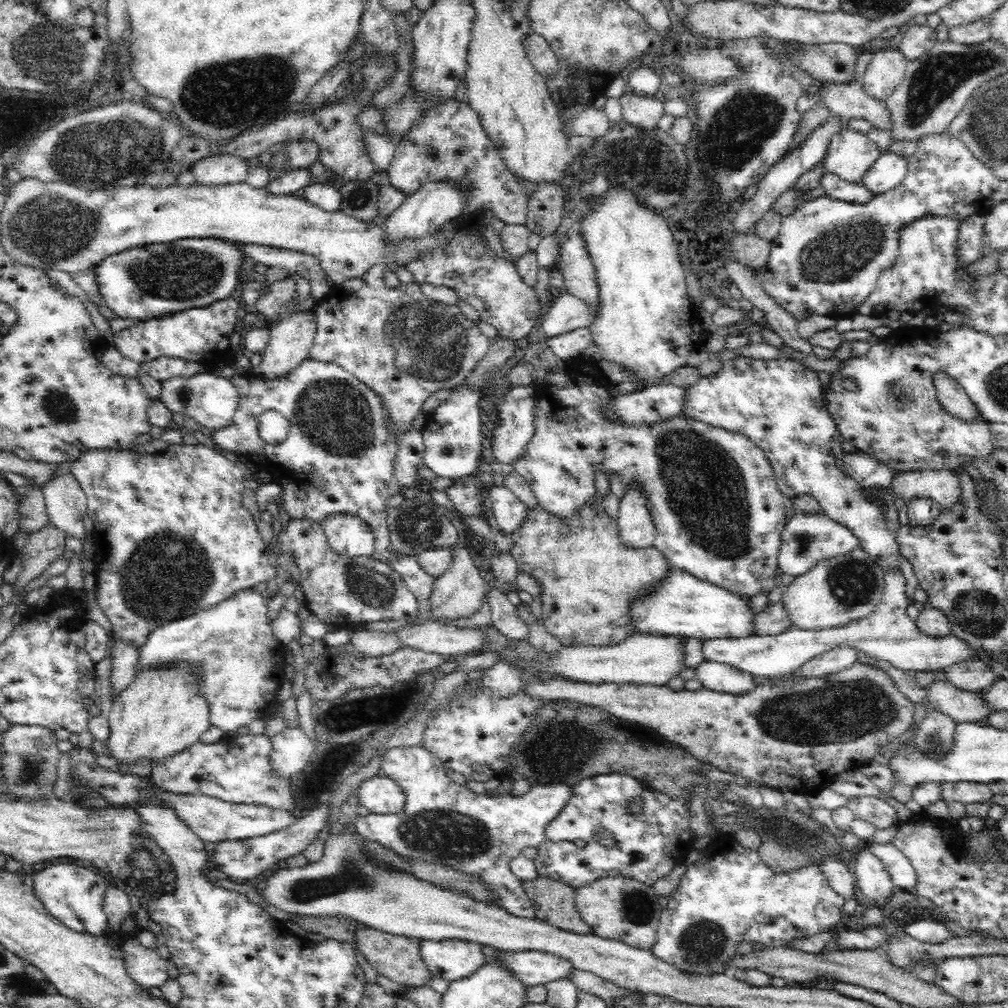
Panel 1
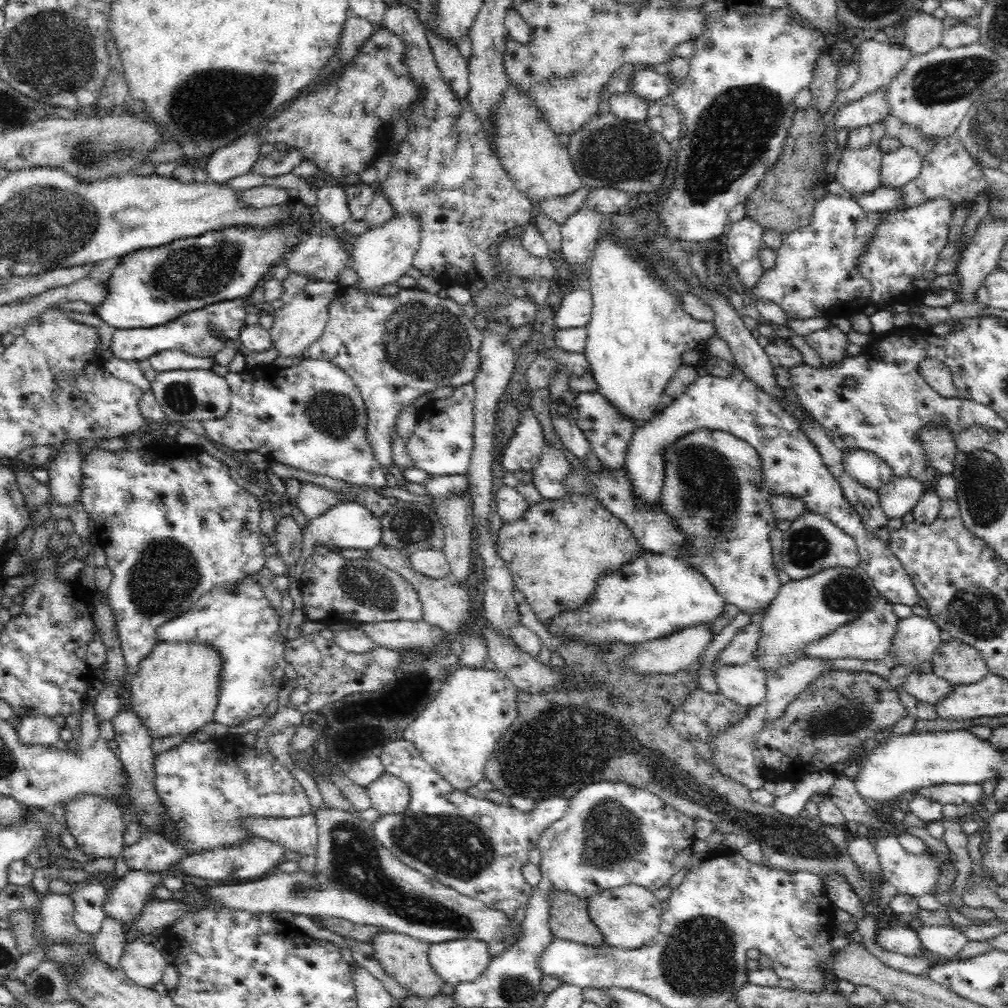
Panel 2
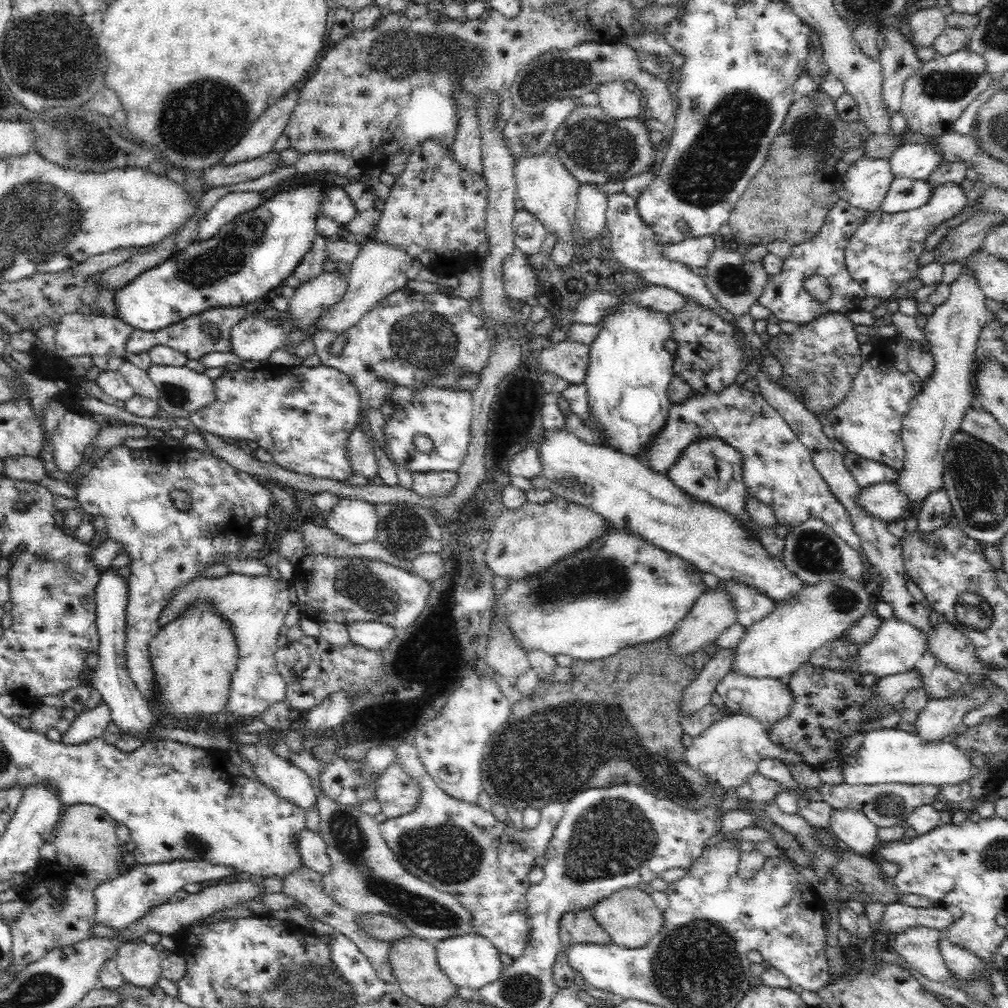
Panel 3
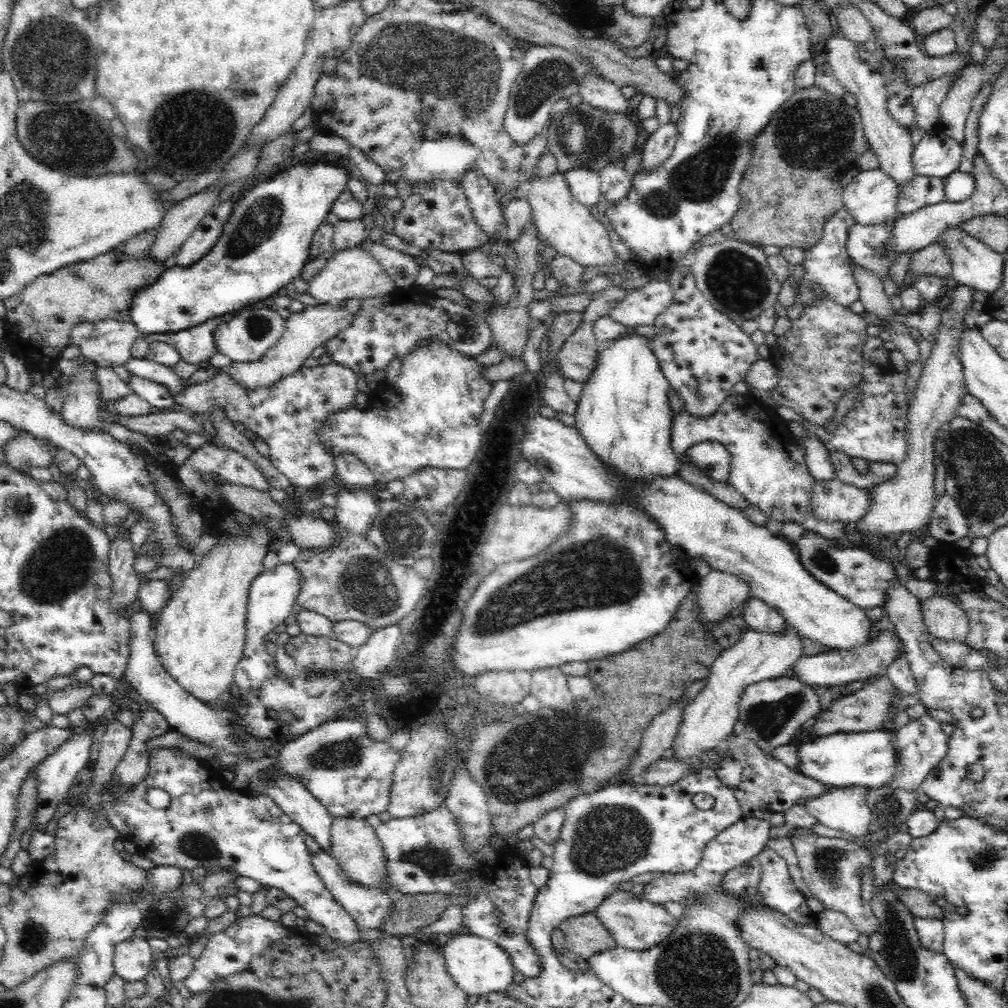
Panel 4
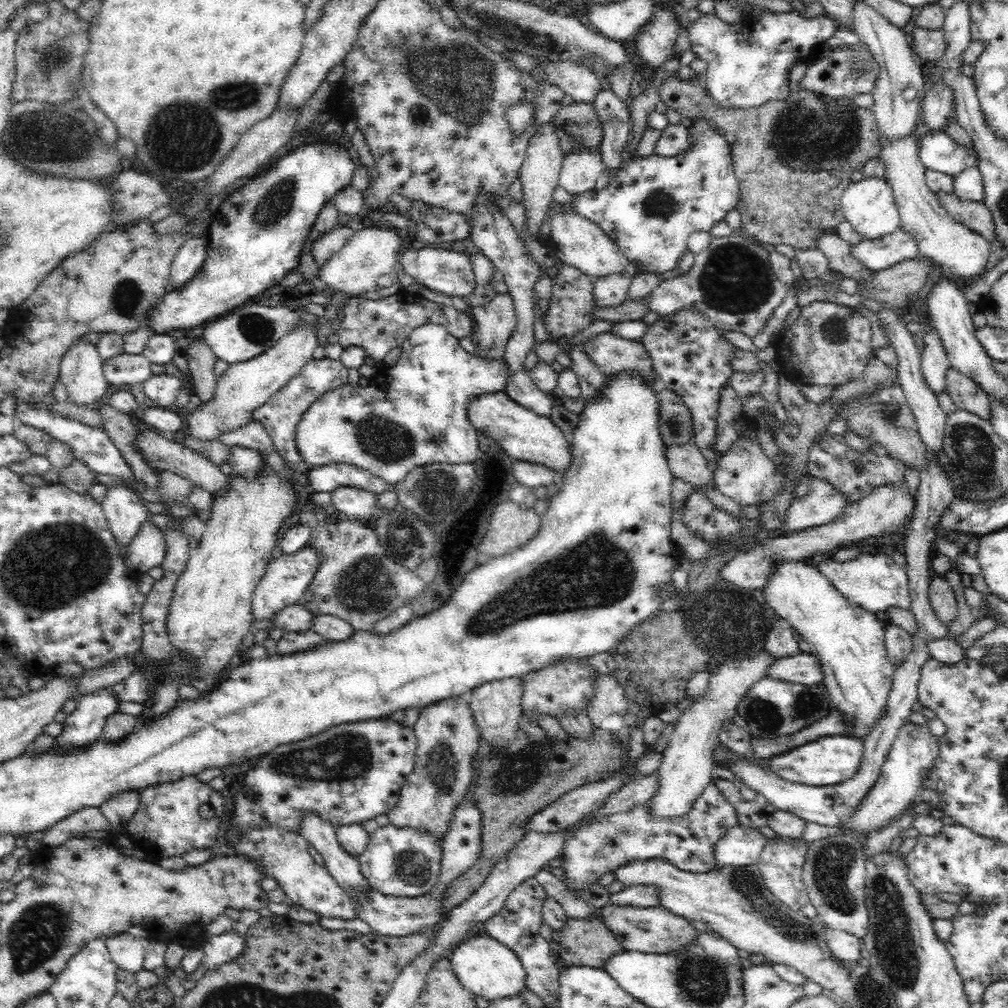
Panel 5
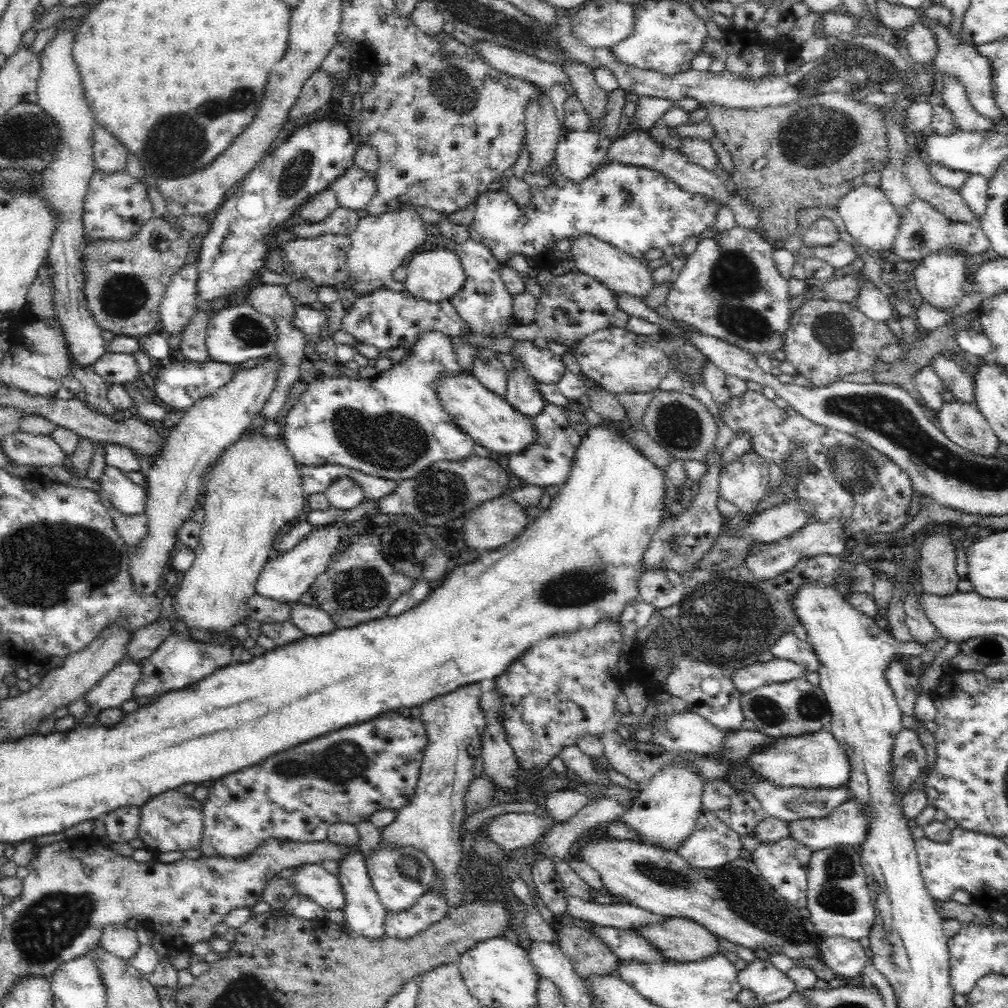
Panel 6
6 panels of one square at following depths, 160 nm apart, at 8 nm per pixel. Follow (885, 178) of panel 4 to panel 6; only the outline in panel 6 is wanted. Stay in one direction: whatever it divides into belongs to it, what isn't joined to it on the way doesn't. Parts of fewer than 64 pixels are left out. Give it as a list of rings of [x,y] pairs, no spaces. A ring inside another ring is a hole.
[[[863,183],[861,186],[852,187],[838,203],[836,214],[839,218],[842,219],[843,223],[846,226],[848,233],[853,236],[853,238],[858,241],[860,244],[864,244],[867,248],[880,250],[888,250],[892,248],[892,244],[895,241],[896,235],[899,231],[900,226],[900,214],[896,211],[894,203],[886,196],[883,189],[876,187],[875,185],[869,185]]]

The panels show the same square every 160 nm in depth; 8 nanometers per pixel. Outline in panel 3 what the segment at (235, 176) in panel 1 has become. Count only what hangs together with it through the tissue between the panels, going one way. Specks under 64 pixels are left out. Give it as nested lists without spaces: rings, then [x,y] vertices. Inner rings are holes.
[[[296,85],[276,104],[268,107],[268,110],[256,120],[256,124],[253,124],[240,138],[238,144],[220,157],[217,165],[228,167],[232,164],[240,164],[274,150],[273,145],[284,132],[283,128],[295,105],[298,90],[300,87]]]

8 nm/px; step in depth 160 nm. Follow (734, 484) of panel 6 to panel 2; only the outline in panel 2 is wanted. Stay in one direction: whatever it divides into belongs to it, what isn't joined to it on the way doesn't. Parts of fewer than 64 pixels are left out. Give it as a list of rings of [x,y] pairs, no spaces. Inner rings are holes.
[[[734,366],[732,374],[728,378],[718,378],[701,372],[697,380],[690,384],[684,392],[681,392],[680,396],[674,398],[668,407],[665,407],[659,415],[645,422],[636,430],[628,443],[626,460],[624,462],[625,476],[628,479],[628,485],[630,485],[633,504],[637,508],[643,508],[643,510],[648,510],[649,512],[652,512],[656,504],[659,504],[660,491],[662,484],[664,484],[664,465],[661,457],[662,448],[673,443],[677,438],[692,433],[699,428],[729,432],[736,436],[736,438],[745,440],[756,448],[760,459],[762,459],[764,481],[767,488],[772,491],[772,494],[783,494],[804,500],[806,511],[825,516],[856,541],[859,552],[859,565],[866,569],[868,574],[874,579],[874,584],[881,598],[890,599],[893,604],[905,604],[909,607],[921,604],[922,598],[918,594],[918,589],[916,589],[912,577],[904,569],[904,565],[892,553],[889,544],[884,539],[880,539],[880,536],[874,535],[874,532],[870,531],[867,525],[864,524],[862,515],[857,513],[856,509],[852,507],[852,503],[843,493],[841,483],[827,468],[827,464],[824,464],[823,456],[816,449],[816,445],[812,443],[808,432],[804,431],[804,422],[816,422],[816,420],[813,419],[812,414],[808,410],[804,409],[798,397],[795,385],[793,385],[792,368],[783,368],[782,366],[778,366],[778,368],[772,367],[772,379],[776,383],[775,388],[779,390],[776,396],[764,391],[755,381],[746,376],[738,366]]]

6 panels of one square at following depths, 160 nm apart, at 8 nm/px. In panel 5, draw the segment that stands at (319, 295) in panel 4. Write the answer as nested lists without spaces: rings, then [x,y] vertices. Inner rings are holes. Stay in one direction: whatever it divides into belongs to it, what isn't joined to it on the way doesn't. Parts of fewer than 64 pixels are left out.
[[[366,227],[354,232],[354,236],[326,262],[319,266],[317,278],[322,280],[331,292],[342,292],[352,298],[369,298],[380,300],[387,296],[397,294],[402,290],[398,280],[397,256],[400,254],[401,239],[403,234],[390,228]],[[388,276],[392,283],[389,286],[380,287],[378,279]]]

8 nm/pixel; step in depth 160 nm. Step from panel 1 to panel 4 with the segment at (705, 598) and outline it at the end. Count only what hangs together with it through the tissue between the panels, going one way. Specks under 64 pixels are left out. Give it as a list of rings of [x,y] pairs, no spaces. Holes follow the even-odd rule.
[[[574,500],[568,505],[572,507],[572,511],[576,515],[574,522],[572,522],[572,530],[568,534],[564,534],[546,552],[542,552],[542,554],[534,556],[534,558],[494,566],[488,571],[486,578],[480,582],[480,586],[476,588],[476,593],[472,596],[472,600],[470,600],[470,604],[465,610],[464,623],[460,626],[460,632],[456,636],[454,654],[449,656],[450,660],[454,662],[455,668],[462,672],[466,678],[473,678],[484,671],[500,669],[532,672],[534,669],[539,668],[559,667],[565,662],[589,663],[592,660],[601,660],[610,655],[620,654],[666,630],[681,602],[698,583],[699,578],[690,568],[690,558],[683,553],[676,552],[664,540],[663,532],[657,524],[639,508],[633,508],[629,504],[620,504],[620,506],[610,508],[605,504],[598,504],[592,500],[582,500],[582,502],[575,502]]]

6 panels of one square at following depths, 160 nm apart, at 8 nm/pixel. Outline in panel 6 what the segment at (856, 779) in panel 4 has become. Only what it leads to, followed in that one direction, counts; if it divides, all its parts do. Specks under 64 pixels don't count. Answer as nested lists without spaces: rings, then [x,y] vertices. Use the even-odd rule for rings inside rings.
[[[829,728],[796,737],[778,737],[774,744],[764,746],[762,752],[756,752],[745,760],[754,771],[762,773],[764,777],[780,786],[804,788],[844,786],[848,785],[852,770],[848,753],[840,746]]]

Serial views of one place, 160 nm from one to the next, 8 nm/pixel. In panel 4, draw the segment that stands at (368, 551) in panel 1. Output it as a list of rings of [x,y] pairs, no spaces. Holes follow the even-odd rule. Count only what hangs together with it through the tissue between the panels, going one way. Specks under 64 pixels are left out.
[[[363,490],[339,491],[334,507],[335,523],[349,534],[366,535],[379,508],[374,495]]]

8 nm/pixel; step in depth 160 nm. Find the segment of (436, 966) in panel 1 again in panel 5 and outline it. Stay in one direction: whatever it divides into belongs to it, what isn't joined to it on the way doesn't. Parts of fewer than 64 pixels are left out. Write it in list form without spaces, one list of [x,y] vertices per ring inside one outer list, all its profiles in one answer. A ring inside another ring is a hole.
[[[469,935],[451,950],[448,960],[460,984],[476,997],[483,996],[491,1001],[521,994],[526,988],[524,967],[516,954],[489,936]]]

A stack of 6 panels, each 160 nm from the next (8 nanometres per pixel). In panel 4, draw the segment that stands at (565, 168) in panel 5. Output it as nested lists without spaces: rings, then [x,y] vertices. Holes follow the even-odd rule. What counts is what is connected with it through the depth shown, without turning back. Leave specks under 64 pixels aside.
[[[576,168],[564,174],[574,198],[587,209],[600,202],[601,178],[598,172]]]

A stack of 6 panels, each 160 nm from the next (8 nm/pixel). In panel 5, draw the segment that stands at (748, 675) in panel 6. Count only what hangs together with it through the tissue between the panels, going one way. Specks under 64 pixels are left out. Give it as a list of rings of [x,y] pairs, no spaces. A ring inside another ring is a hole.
[[[805,652],[777,658],[772,668],[768,668],[766,676],[806,686],[824,684],[822,665],[816,662],[814,656]]]

